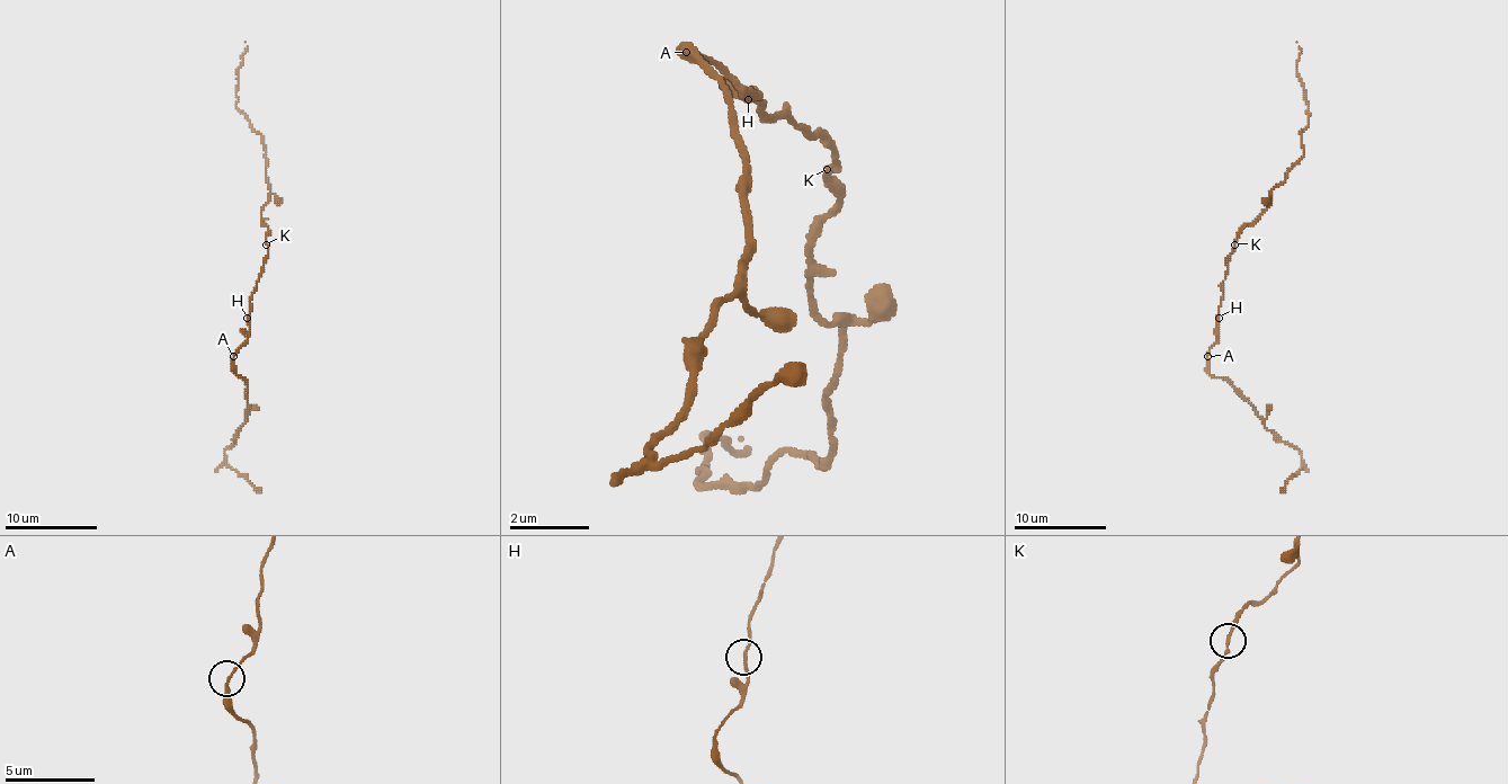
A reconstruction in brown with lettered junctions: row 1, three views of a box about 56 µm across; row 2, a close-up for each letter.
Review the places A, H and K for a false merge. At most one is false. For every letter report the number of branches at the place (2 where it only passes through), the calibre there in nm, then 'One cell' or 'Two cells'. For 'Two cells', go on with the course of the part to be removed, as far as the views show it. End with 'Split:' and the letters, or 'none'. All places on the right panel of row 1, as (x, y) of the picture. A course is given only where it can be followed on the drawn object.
A: Branches: 2. Thickness 160 nm. Two cells. Course of the part to remove: (1207, 357), (1207, 371), (1232, 386), (1260, 419), (1301, 455), (1303, 465), (1281, 492)
H: Branches: 2. Thickness 160 nm. One cell
K: Branches: 2. Thickness 160 nm. One cell
Split: A

